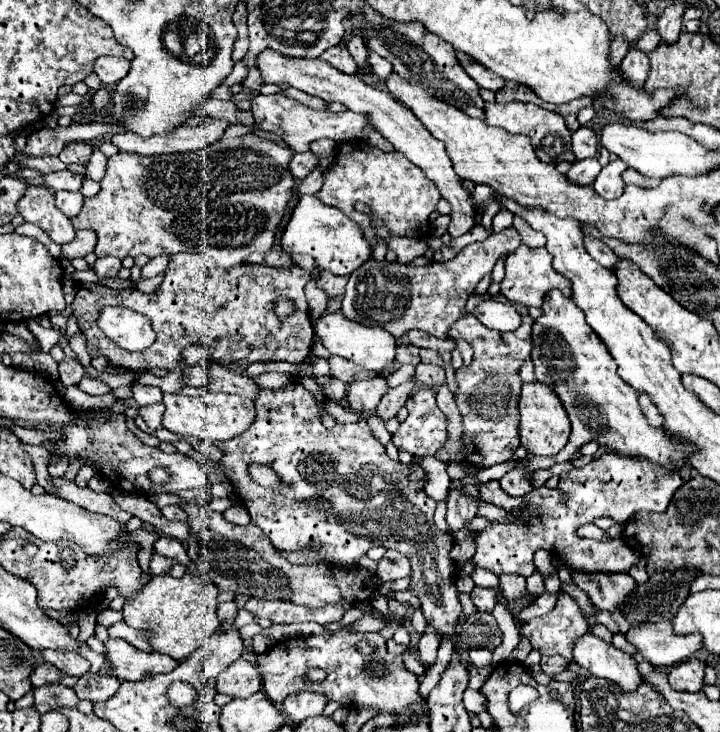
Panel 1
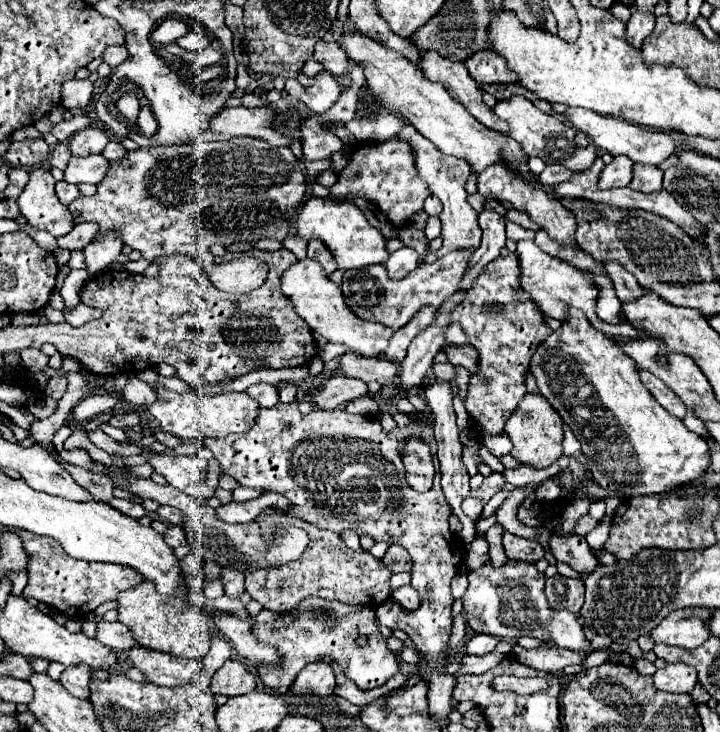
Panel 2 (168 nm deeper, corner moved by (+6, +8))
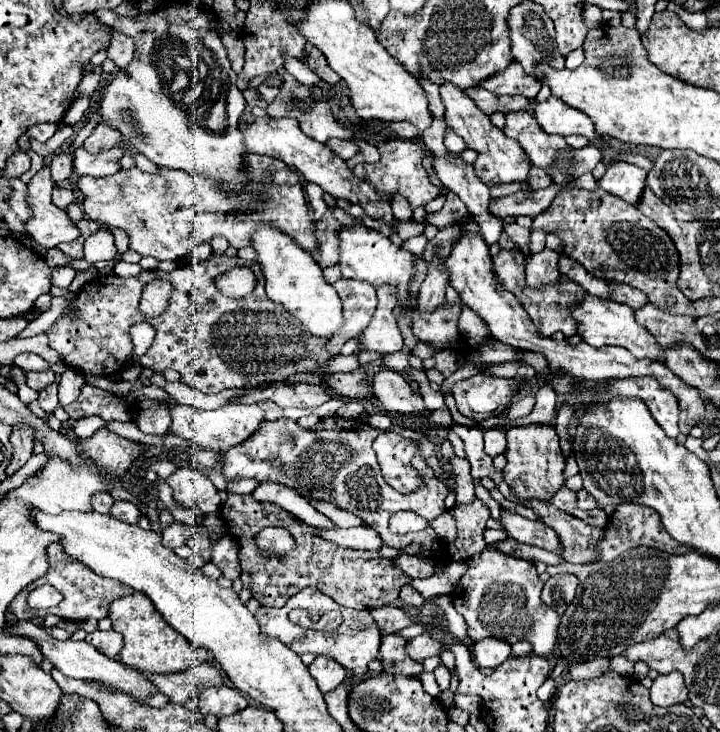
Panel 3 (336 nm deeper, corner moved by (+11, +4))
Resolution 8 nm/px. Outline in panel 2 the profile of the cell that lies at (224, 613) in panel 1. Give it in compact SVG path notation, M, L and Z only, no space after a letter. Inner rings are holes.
M206 580L204 582L204 592L208 598L220 598L224 594L222 582L220 580Z

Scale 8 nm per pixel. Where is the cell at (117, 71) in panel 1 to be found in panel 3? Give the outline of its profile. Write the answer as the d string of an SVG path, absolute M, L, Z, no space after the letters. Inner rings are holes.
M115 30L111 46L107 48L107 58L111 58L117 68L125 68L131 62L131 58L133 58L133 50L135 50L133 40Z

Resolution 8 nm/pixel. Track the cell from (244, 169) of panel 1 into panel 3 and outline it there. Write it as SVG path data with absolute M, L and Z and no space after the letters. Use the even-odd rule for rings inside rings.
M259 154L245 156L243 172L243 176L247 178L247 186L243 188L243 192L223 192L217 180L205 176L191 176L185 170L157 168L155 174L149 174L141 172L137 166L131 170L121 168L119 174L105 178L83 176L77 180L77 186L83 194L83 214L89 220L107 224L109 228L123 228L129 234L129 248L139 252L141 256L153 256L157 260L181 260L187 258L197 244L211 242L215 236L225 236L231 246L243 248L253 244L251 236L261 226L275 226L283 234L291 236L293 242L303 250L317 248L317 240L313 238L315 222L311 222L299 174L291 170L283 160Z

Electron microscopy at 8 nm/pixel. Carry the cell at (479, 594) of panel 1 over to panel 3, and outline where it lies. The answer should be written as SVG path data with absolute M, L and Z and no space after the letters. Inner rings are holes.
M487 546L485 552L469 558L469 570L461 576L451 600L455 610L465 618L467 634L473 642L489 636L509 644L527 640L535 656L549 656L559 640L561 616L543 604L541 590L543 582L533 562L505 556Z

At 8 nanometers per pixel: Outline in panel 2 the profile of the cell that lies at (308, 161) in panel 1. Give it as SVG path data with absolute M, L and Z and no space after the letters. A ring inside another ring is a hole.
M314 114L312 118L302 122L302 148L306 160L322 160L330 158L334 152L344 148L344 142L326 130L322 130L322 114Z

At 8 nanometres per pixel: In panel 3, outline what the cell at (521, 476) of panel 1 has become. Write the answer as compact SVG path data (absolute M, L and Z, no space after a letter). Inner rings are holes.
M475 498L467 504L457 504L451 514L457 520L457 538L449 548L449 556L453 560L471 558L487 548L483 540L483 530L489 520L489 508L483 500Z

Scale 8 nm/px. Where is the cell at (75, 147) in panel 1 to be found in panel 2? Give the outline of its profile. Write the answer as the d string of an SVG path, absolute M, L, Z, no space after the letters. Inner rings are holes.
M86 128L74 134L68 140L68 146L74 156L88 156L88 154L102 154L106 144L110 142L110 136L100 128Z

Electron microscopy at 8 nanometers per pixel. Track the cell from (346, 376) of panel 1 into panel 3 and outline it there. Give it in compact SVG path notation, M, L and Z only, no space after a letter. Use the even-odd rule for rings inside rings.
M379 370L371 378L371 390L375 398L383 404L389 412L401 412L405 416L415 416L425 412L425 404L421 394L413 394L409 384L399 372L393 370Z

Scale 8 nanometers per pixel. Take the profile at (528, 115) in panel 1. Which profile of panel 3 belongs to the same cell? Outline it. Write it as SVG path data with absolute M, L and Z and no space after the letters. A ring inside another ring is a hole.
M525 110L509 112L509 114L505 114L505 118L507 118L507 124L505 124L505 128L503 128L505 136L515 138L515 140L521 140L521 144L525 146L525 152L529 152L531 164L543 168L549 176L553 176L553 180L555 180L557 184L569 182L569 180L573 180L573 178L579 178L579 176L585 174L585 172L591 172L591 170L597 166L597 162L601 160L601 152L599 152L597 146L587 144L585 148L575 150L575 148L567 146L567 142L565 142L563 136L547 134L547 132L537 124L535 116L529 114L529 112L525 112Z

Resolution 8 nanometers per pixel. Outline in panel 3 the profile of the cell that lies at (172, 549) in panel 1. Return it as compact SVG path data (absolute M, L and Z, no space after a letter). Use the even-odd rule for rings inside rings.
M173 522L171 526L167 526L161 536L163 536L163 544L167 548L177 548L177 546L183 546L191 536L193 532L189 532L189 524L181 524L181 522Z

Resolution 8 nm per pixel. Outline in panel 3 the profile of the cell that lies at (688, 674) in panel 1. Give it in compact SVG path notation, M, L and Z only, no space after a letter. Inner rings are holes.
M677 670L657 676L649 692L651 692L651 702L655 706L671 706L671 704L679 704L687 700L687 688L685 688L681 672Z

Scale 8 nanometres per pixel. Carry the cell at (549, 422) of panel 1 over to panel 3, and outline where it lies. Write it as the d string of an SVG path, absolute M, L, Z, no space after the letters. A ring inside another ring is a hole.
M549 424L511 426L507 430L505 458L507 458L507 466L503 470L503 478L521 500L529 500L529 498L549 500L565 484L563 478L565 458L559 448L559 436L555 428Z

